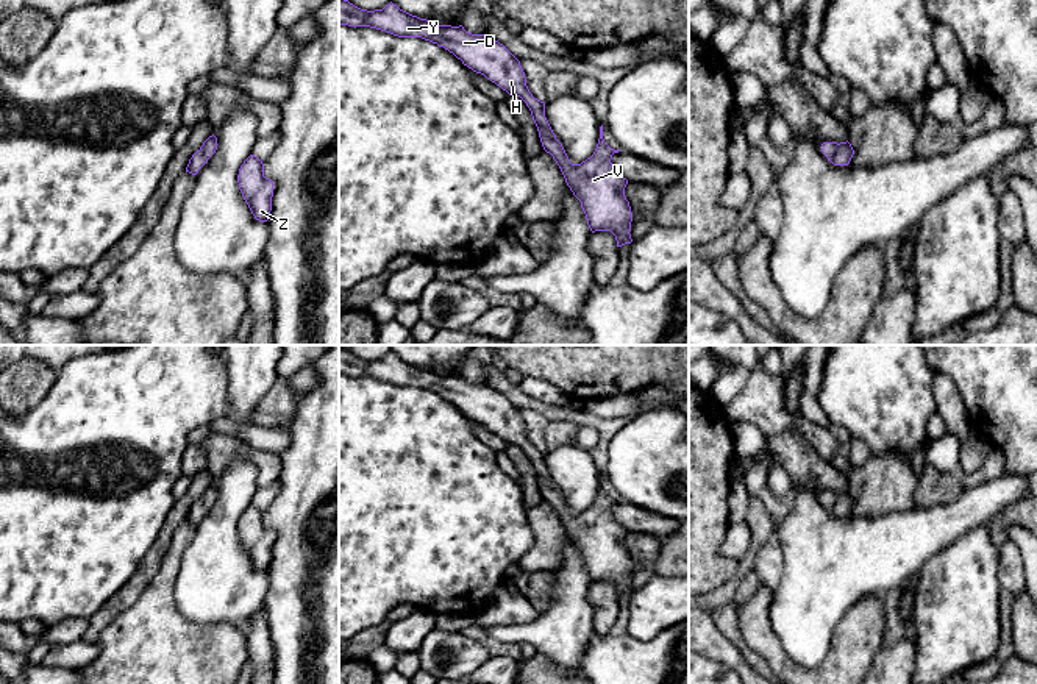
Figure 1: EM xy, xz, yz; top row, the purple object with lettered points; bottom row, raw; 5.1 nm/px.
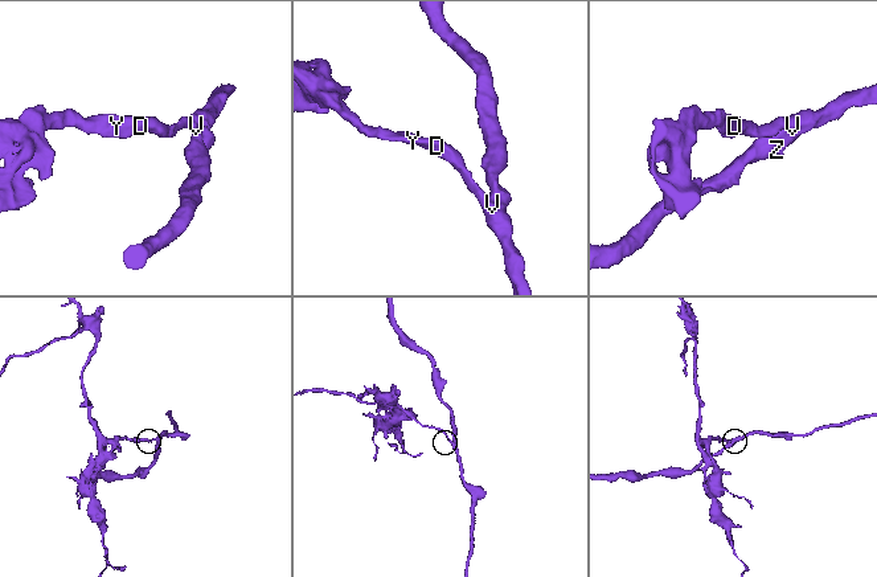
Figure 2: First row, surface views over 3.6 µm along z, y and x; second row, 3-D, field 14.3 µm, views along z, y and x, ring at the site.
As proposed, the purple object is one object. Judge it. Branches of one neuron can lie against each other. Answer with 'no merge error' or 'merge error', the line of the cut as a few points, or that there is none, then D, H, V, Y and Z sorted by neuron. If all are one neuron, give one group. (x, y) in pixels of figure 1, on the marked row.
no merge error; cut none; groups D H V Y Z

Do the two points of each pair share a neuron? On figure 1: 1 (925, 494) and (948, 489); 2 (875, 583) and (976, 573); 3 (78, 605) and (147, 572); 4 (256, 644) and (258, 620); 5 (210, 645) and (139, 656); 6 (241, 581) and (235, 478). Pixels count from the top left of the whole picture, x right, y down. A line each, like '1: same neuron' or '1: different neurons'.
1: same neuron
2: different neurons
3: different neurons
4: same neuron
5: same neuron
6: same neuron

